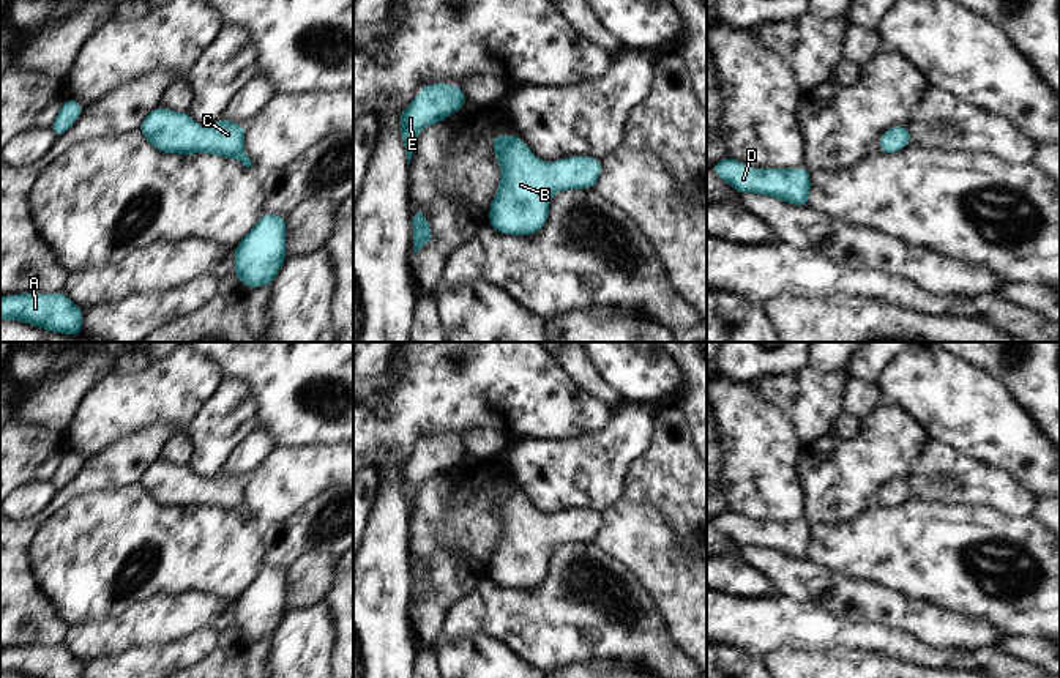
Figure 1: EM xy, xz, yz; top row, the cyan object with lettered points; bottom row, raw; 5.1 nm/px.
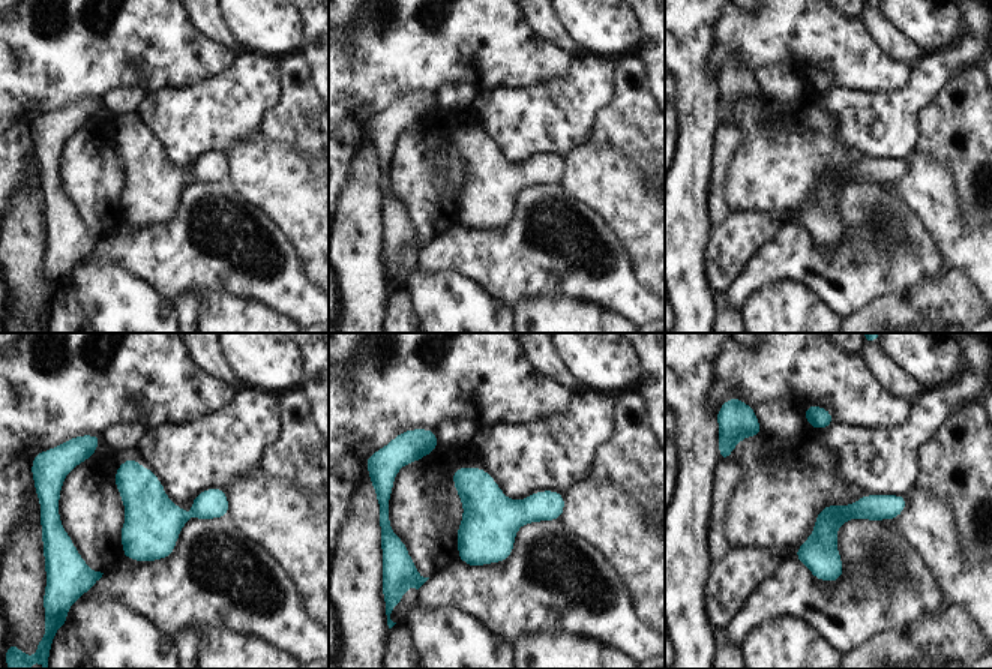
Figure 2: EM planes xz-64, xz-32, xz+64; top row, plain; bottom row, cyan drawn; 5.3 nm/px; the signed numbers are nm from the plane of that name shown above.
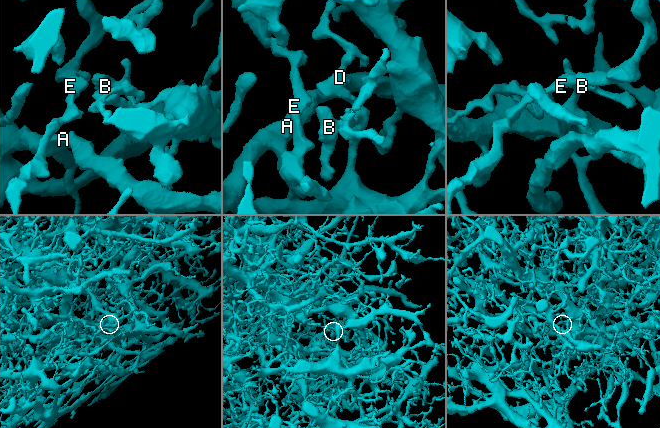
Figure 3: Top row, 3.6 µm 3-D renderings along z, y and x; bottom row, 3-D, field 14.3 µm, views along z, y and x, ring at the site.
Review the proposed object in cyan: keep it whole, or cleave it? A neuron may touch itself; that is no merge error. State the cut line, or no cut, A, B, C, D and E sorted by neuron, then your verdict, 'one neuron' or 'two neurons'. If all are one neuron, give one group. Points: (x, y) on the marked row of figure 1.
no cut | A B C D E | one neuron

